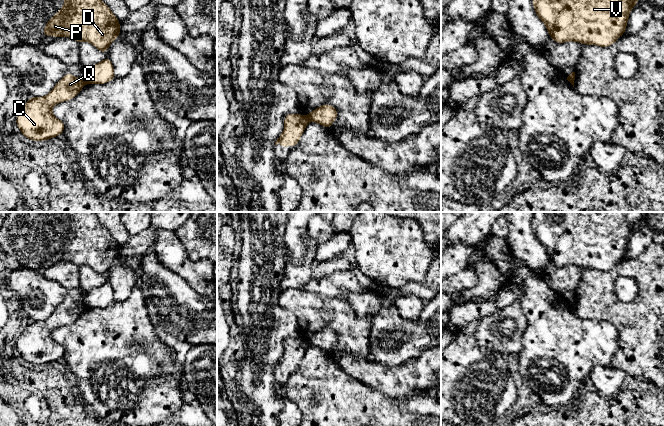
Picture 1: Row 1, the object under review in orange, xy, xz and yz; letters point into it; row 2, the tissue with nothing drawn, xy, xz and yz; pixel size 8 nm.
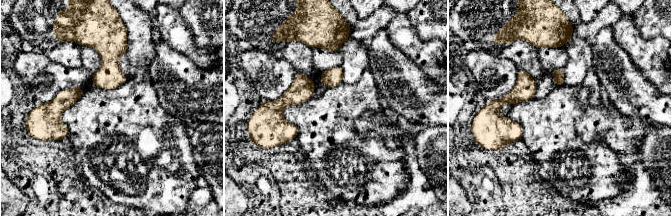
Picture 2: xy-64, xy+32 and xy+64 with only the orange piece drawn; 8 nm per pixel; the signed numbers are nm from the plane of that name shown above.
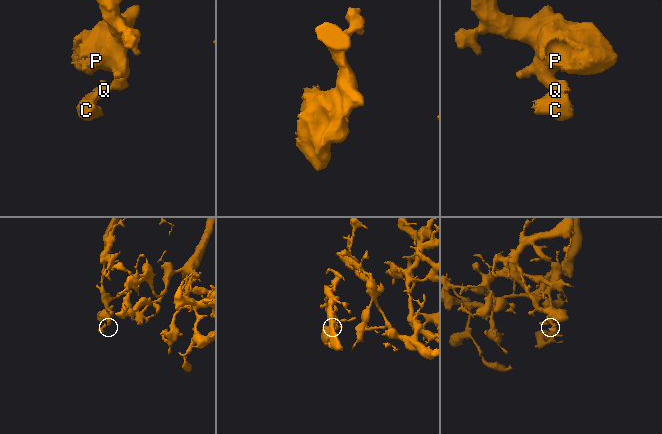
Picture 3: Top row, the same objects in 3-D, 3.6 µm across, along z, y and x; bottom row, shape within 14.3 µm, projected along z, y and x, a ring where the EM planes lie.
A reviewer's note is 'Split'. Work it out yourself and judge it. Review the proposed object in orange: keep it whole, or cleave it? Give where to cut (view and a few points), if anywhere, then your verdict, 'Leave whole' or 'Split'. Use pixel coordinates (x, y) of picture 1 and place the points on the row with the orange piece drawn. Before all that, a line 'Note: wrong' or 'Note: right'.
Note: right
Split along xy (82, 79), (85, 82). Split

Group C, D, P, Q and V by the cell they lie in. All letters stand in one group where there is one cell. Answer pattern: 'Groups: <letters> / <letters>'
Groups: C Q / D P V

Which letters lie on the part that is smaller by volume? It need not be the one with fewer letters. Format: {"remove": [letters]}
{"remove": ["C", "Q"]}

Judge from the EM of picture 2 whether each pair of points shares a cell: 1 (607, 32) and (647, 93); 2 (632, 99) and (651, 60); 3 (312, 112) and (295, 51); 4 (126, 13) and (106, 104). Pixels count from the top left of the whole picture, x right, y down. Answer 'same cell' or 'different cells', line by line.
1: same cell
2: different cells
3: different cells
4: different cells

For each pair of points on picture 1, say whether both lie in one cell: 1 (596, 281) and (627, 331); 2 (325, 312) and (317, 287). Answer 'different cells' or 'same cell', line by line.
1: same cell
2: different cells

